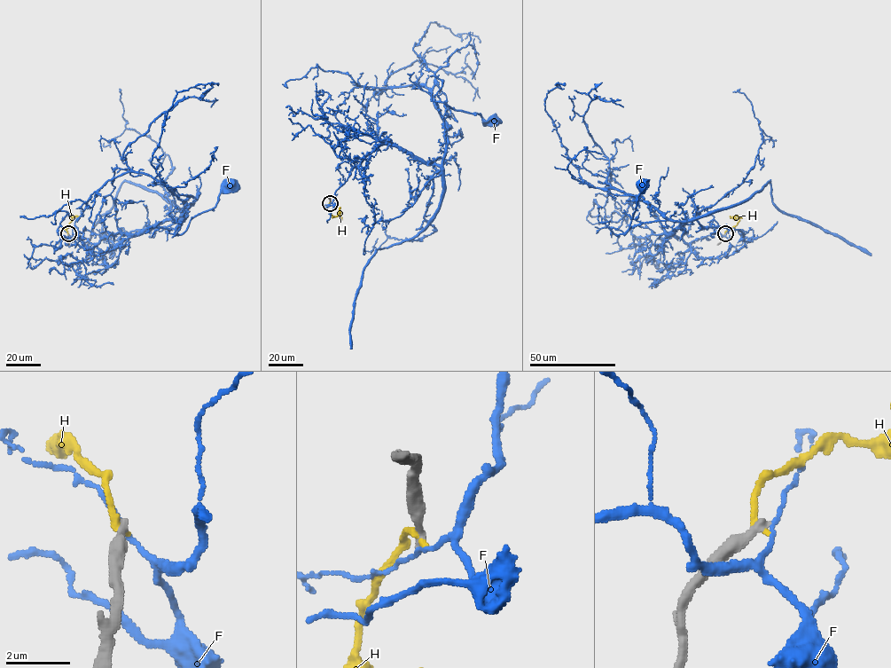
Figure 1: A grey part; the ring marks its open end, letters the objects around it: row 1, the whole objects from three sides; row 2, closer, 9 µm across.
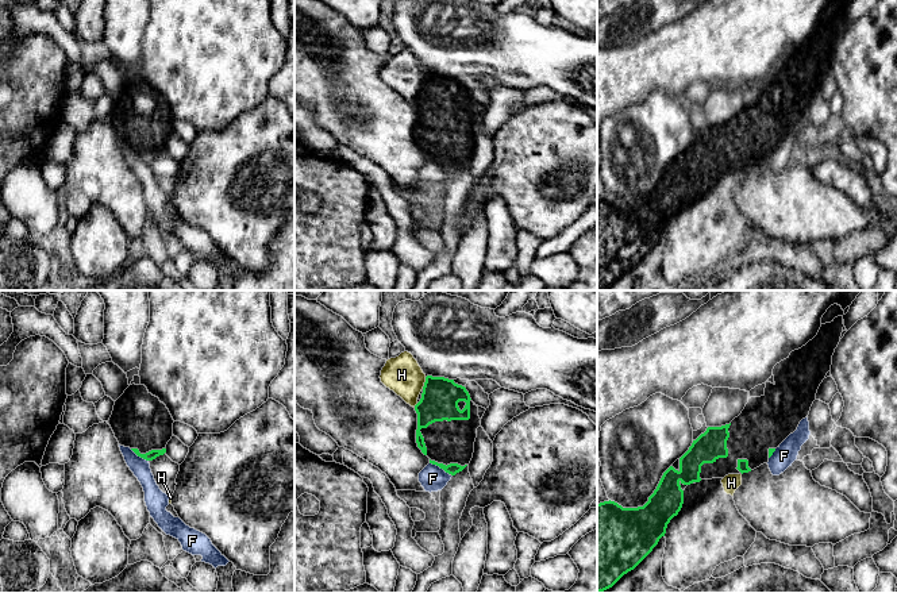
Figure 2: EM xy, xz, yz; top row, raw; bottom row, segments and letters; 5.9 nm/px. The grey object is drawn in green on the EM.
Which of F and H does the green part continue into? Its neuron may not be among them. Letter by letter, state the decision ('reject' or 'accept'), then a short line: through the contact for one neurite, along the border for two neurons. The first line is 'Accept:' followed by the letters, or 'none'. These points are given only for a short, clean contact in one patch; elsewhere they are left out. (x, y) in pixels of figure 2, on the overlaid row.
Accept: none
F: reject; line xz (430, 462), (442, 468), (449, 474)
H: reject; line xz (426, 377), (422, 388)

